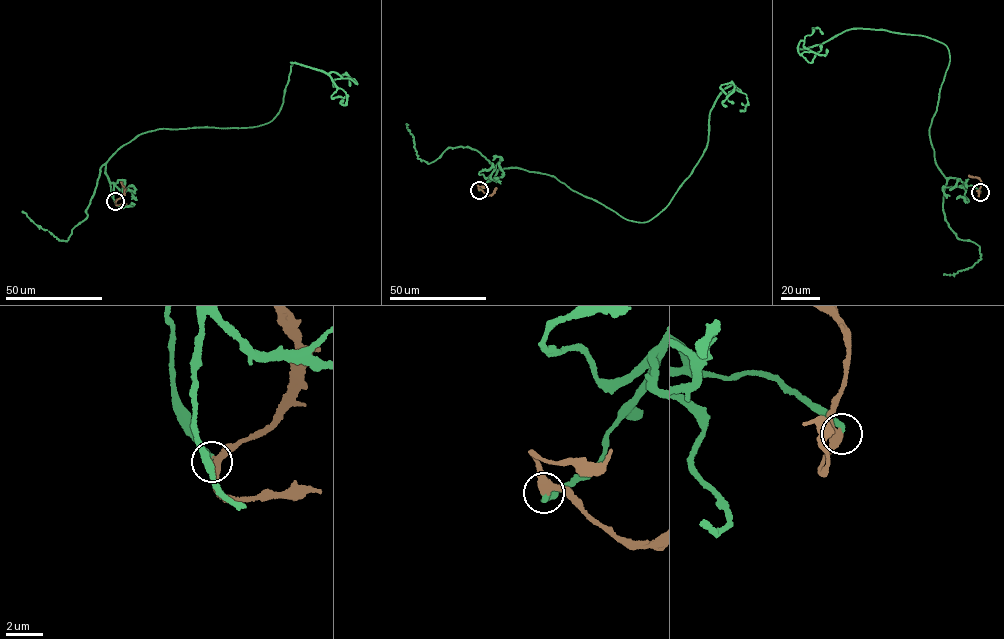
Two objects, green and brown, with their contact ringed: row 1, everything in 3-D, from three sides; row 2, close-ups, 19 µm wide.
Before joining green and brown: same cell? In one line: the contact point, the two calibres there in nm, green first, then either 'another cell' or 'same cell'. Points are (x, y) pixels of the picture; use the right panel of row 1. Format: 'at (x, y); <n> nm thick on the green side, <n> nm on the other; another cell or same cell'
at (980, 192); 240 nm thick on the green side, 360 nm on the other; same cell

